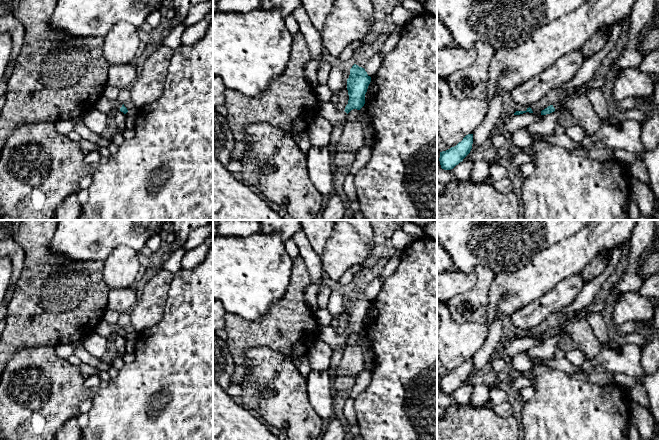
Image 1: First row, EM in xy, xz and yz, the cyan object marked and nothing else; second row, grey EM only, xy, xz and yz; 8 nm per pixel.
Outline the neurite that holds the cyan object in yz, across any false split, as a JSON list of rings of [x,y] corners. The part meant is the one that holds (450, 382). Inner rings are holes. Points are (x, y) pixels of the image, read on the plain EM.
[[[473,358],[466,359],[456,370],[440,376],[440,389],[444,394],[451,394],[470,377],[473,368]]]

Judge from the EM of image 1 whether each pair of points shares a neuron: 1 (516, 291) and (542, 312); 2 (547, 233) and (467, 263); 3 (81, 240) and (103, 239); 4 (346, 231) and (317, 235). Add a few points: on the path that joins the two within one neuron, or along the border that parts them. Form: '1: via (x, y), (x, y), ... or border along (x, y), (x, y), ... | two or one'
1: border along (549, 290), (523, 305), (510, 316) | two
2: via (527, 237), (493, 237), (487, 243) | one
3: via (86, 238), (98, 238) | one
4: border along (333, 230), (324, 250), (320, 254) | two

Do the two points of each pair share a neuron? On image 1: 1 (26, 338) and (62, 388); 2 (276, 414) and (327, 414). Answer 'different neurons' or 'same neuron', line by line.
1: different neurons
2: different neurons

